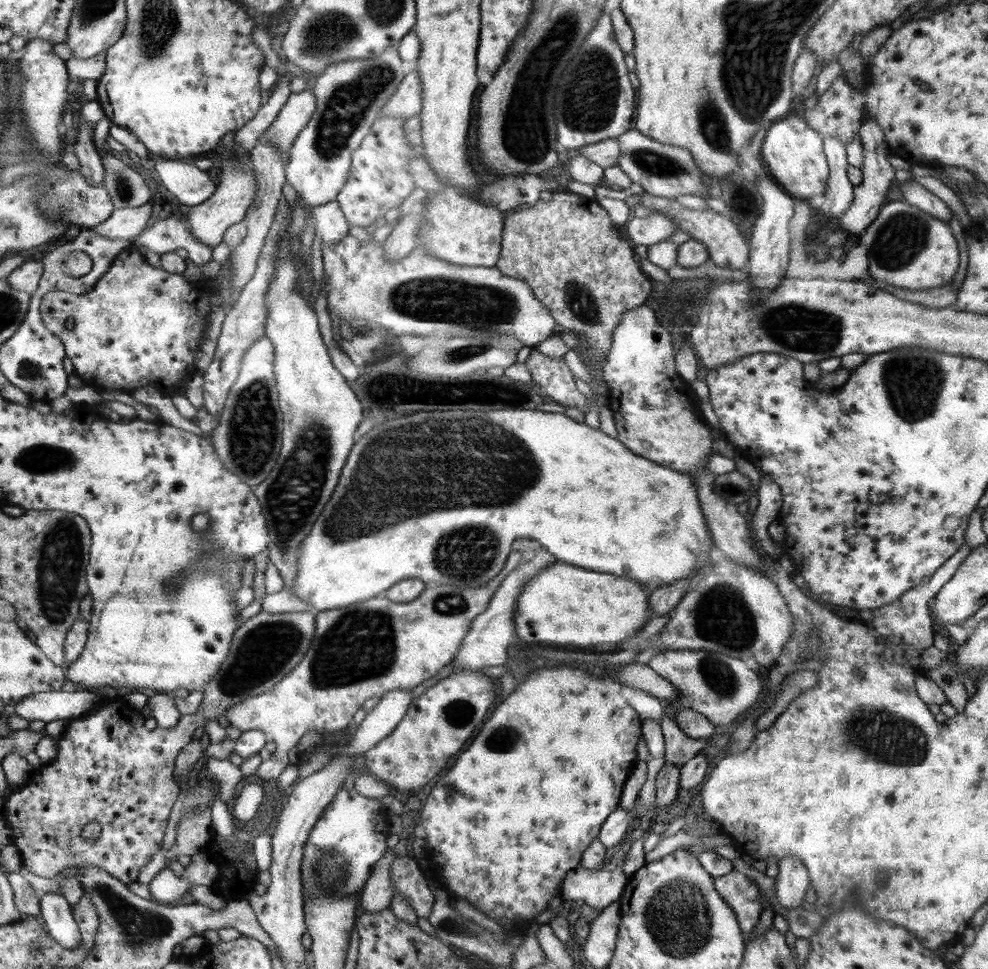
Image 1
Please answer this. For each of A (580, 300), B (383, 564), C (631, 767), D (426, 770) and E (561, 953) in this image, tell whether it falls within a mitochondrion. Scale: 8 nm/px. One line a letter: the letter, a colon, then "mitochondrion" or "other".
A: mitochondrion
B: other
C: other
D: other
E: other

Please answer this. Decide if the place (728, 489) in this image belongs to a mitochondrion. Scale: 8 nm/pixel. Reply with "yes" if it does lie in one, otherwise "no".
yes

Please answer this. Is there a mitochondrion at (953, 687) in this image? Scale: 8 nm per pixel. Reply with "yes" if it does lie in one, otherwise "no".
no

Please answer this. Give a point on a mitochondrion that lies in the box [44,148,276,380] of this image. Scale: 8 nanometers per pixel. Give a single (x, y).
(124, 188)

